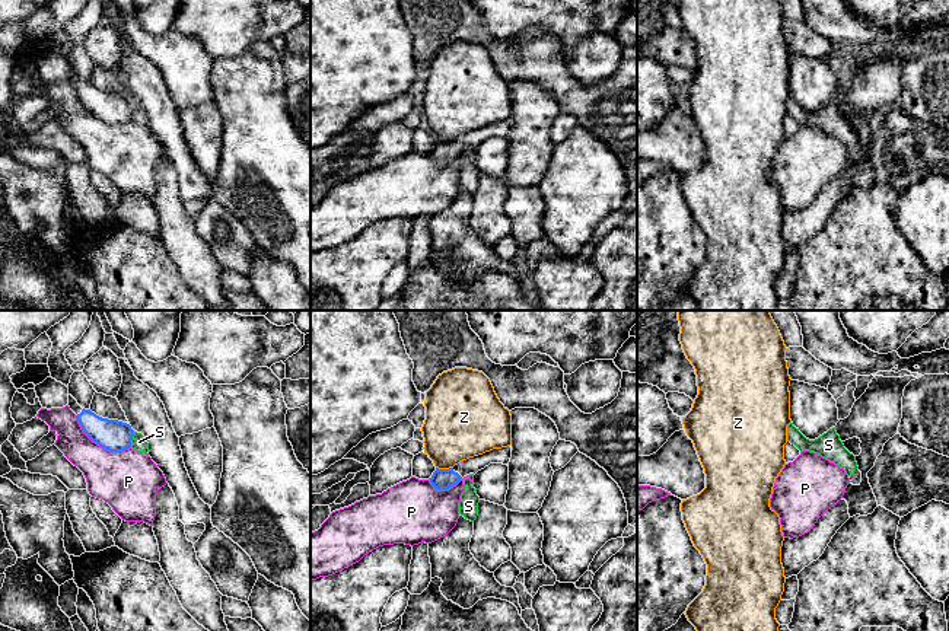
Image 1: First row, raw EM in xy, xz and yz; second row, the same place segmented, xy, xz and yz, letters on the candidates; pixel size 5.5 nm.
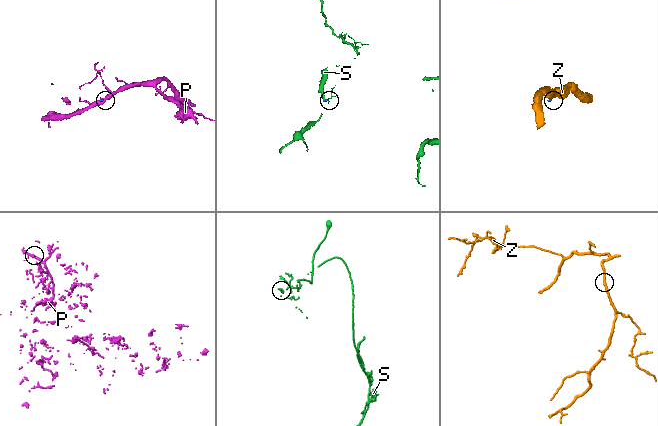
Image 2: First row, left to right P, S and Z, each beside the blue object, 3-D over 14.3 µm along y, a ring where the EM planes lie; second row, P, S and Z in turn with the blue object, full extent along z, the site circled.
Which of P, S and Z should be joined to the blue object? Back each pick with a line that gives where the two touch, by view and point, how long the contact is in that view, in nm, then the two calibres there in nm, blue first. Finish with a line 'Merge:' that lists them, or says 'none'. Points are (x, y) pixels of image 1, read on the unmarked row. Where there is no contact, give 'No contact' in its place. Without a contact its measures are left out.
Merge: none

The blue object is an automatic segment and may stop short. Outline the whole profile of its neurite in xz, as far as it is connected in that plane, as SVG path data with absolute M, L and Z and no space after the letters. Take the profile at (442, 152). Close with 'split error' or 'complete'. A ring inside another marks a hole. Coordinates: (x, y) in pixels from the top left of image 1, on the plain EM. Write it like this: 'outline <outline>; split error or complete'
outline M512 118L501 122L493 122L483 128L462 134L449 143L436 141L436 144L430 152L430 157L436 163L449 163L450 160L456 159L464 150L469 147L475 149L478 144L484 143L490 137L509 138L510 131L512 131Z; split error

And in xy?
outline M69 68L69 80L76 87L83 106L101 121L109 125L131 121L134 103L130 98L99 90L90 83L82 82L71 68Z; split error

